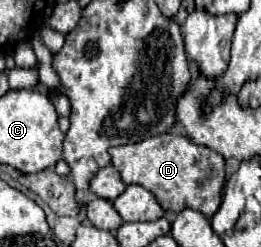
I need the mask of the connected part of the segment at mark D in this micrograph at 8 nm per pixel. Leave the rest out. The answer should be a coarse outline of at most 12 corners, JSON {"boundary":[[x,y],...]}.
{"boundary":[[182,134],[110,148],[124,184],[212,218],[224,158]]}

